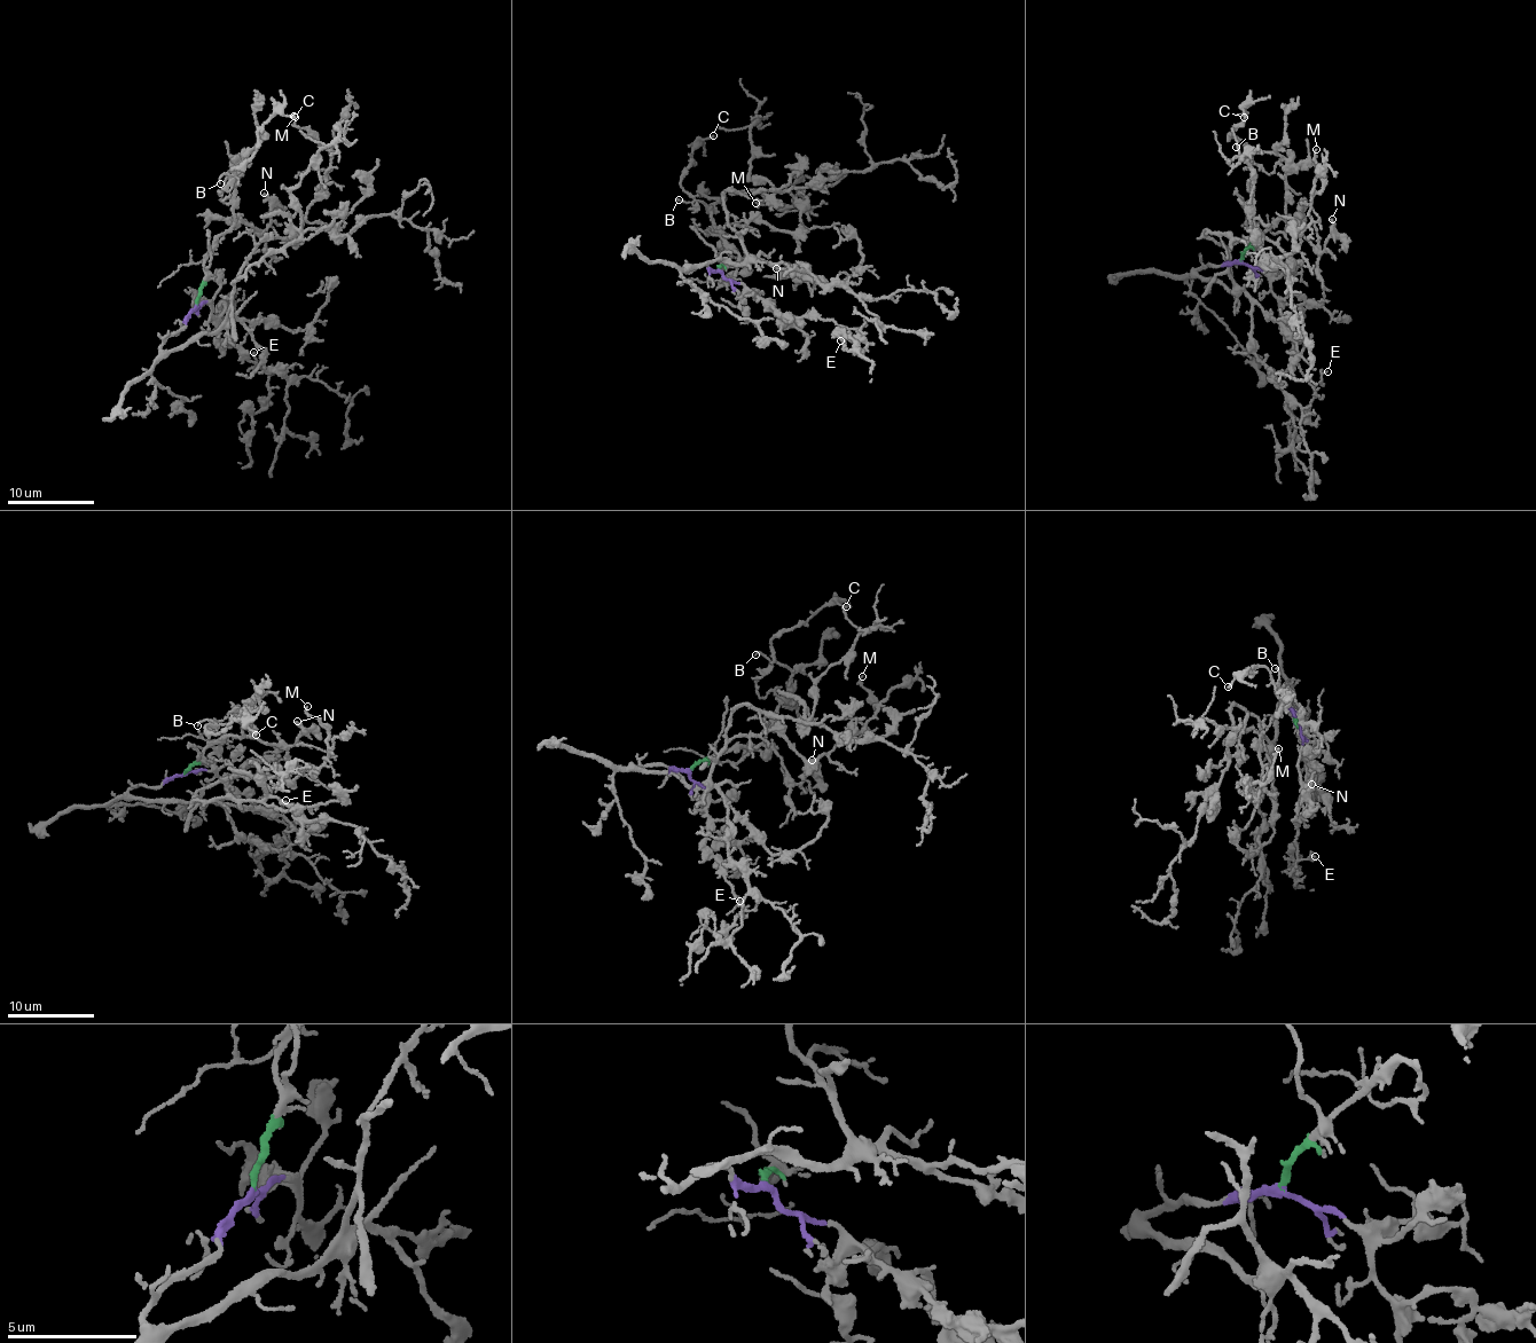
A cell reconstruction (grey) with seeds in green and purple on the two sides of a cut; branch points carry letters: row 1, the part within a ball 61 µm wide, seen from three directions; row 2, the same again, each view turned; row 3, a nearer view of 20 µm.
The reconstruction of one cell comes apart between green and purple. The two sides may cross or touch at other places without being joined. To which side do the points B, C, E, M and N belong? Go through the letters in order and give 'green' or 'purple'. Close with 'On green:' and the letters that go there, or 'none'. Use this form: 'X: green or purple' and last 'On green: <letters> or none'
B: green
C: green
E: purple
M: purple
N: green
On green: B, C, N

